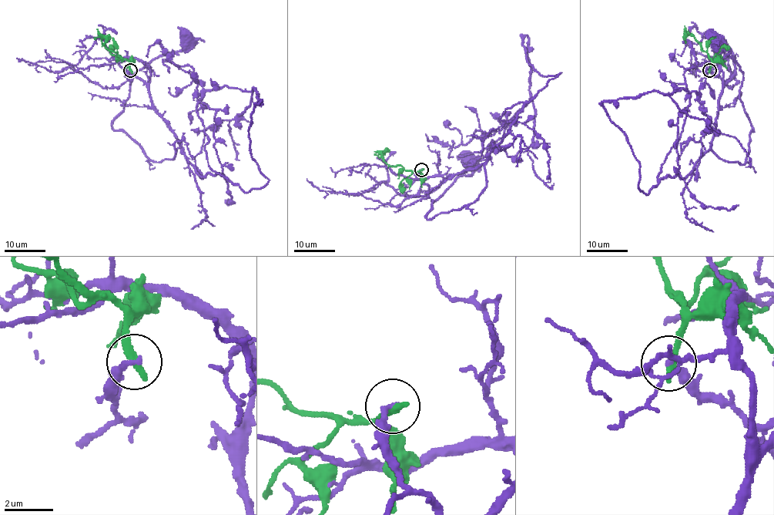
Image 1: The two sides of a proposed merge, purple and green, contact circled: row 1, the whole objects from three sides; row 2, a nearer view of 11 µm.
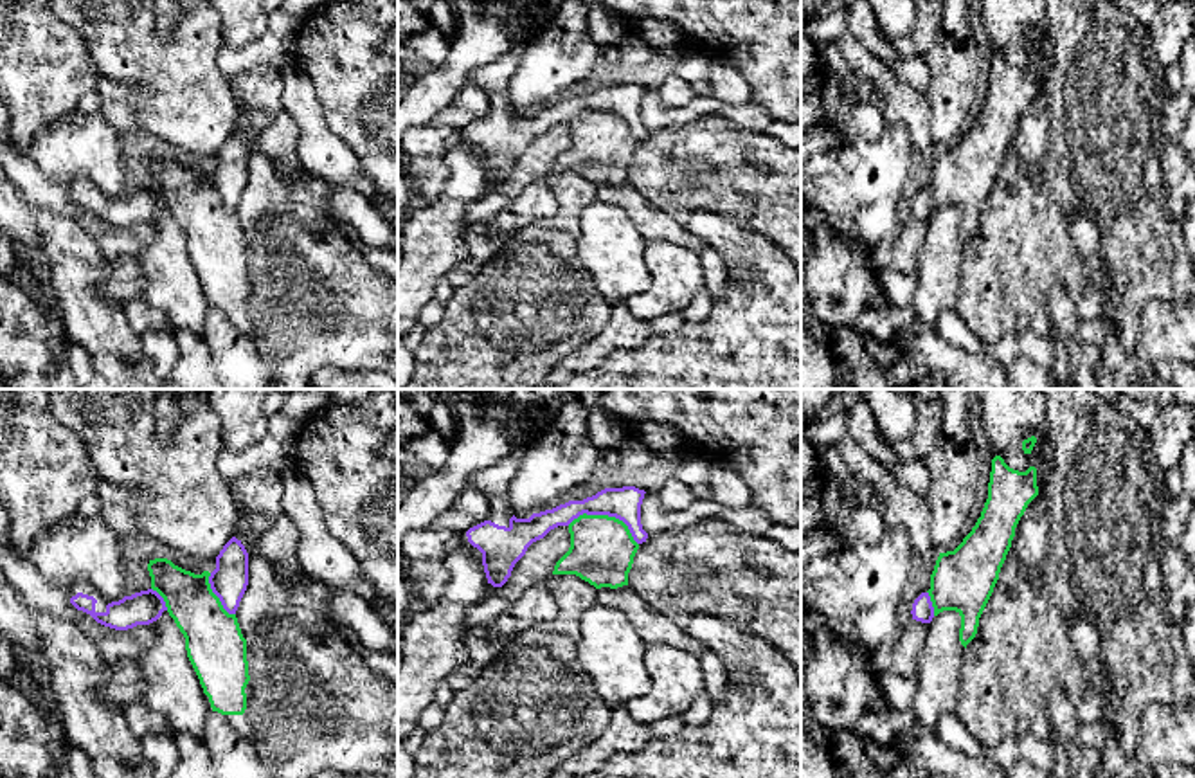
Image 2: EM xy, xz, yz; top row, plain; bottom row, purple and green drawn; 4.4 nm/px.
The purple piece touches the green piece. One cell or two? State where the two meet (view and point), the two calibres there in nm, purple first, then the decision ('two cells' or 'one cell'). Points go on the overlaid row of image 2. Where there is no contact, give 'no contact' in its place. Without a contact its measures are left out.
meets purple in xz at (607, 514); 140 nm thick on the purple side, 300 nm on the other; two cells

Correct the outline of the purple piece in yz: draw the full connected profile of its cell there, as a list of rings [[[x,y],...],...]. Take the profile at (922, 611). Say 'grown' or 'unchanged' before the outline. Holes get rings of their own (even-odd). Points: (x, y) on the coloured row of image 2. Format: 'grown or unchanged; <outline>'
unchanged; [[[921,593],[914,603],[912,603],[912,620],[921,621],[921,623],[930,623],[934,618],[934,607],[930,602],[929,593]]]

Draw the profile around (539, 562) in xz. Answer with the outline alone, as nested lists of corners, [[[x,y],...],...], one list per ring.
[[[569,526],[551,529],[544,538],[533,542],[526,555],[515,564],[508,582],[499,587],[497,594],[466,611],[466,629],[484,630],[506,609],[509,609],[529,587],[545,582],[553,574],[556,562],[569,551]]]

